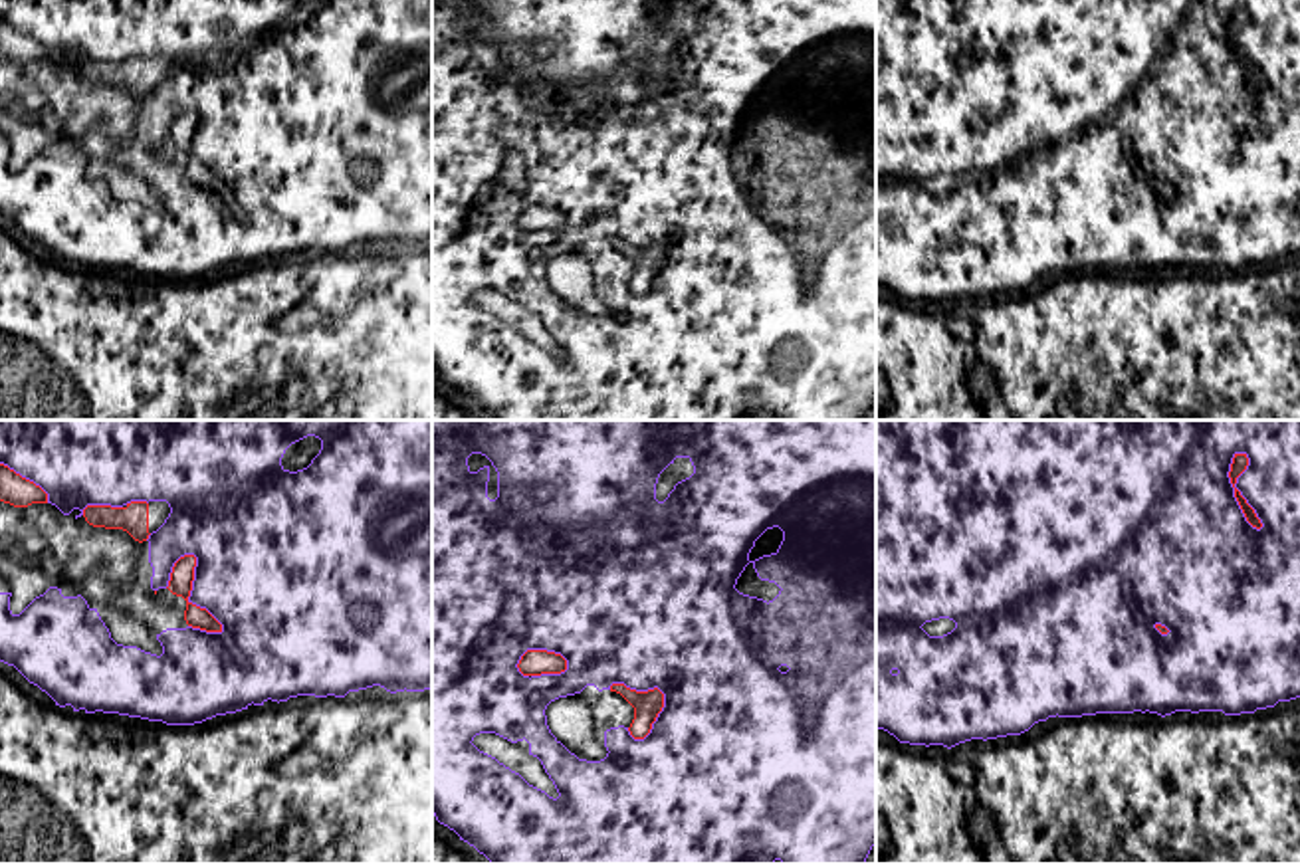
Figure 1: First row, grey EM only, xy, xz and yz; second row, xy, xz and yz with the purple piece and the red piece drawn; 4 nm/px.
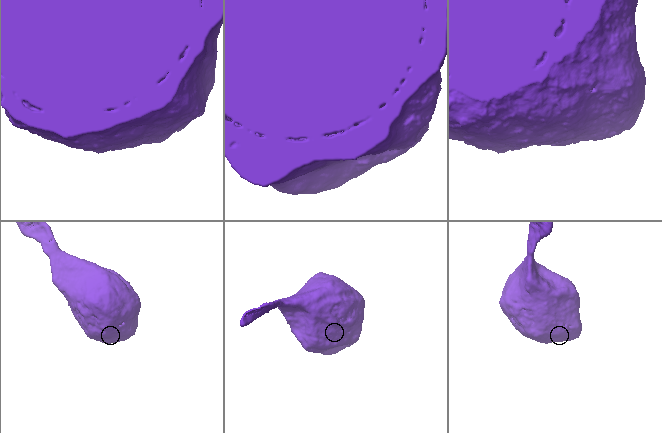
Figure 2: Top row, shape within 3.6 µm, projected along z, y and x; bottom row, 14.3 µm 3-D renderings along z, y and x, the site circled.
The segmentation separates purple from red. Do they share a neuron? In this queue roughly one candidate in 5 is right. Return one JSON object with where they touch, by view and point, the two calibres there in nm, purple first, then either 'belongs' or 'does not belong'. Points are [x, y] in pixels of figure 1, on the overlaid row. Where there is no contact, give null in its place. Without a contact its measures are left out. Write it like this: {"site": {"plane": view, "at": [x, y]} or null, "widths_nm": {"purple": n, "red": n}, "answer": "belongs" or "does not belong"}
{"site": {"plane": "xy", "at": [191, 593]}, "widths_nm": {"purple": 440, "red": 100}, "answer": "belongs"}

